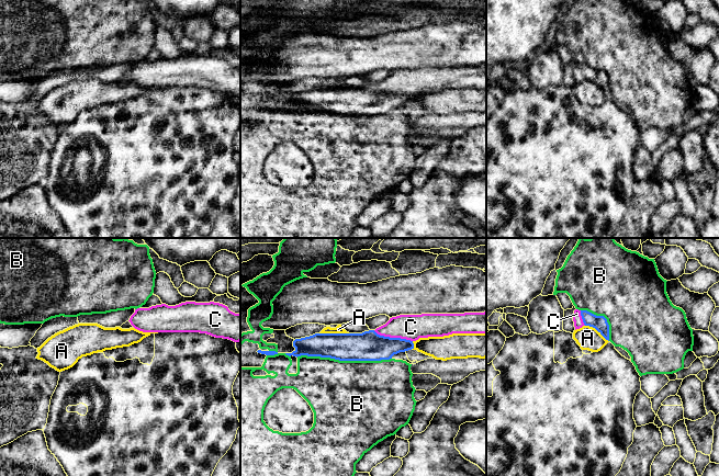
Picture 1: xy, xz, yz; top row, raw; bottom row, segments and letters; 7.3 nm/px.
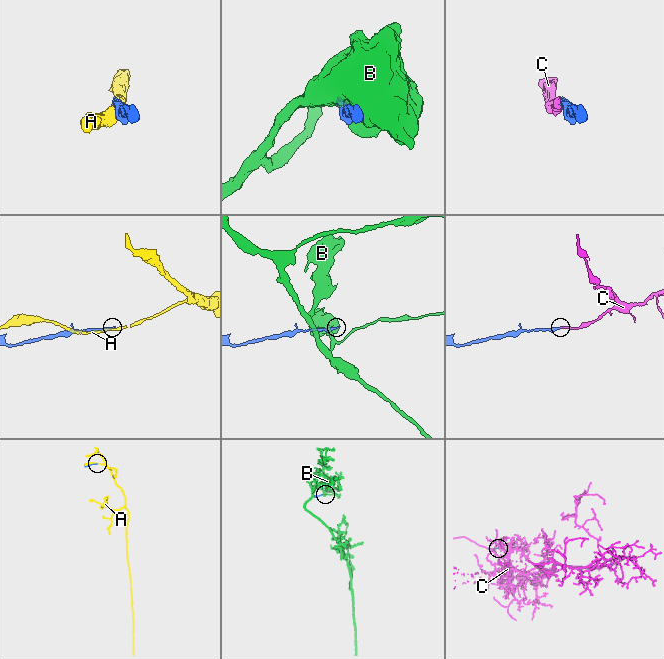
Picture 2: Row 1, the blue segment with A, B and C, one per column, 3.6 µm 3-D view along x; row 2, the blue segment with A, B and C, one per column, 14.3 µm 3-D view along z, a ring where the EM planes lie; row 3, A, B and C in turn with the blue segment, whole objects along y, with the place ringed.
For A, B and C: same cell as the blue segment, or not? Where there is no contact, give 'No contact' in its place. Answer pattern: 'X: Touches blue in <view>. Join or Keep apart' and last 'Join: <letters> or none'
A: Touches blue in xz. Keep apart
B: Touches blue in xz. Keep apart
C: Touches blue in xz. Join
Join: C

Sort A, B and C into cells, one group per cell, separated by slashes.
A / B / C

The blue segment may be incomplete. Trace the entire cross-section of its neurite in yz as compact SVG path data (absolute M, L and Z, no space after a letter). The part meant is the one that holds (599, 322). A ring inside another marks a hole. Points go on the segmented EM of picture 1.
M575 309L573 314L575 330L583 326L595 328L606 340L609 341L609 325L604 316L596 316L587 310Z

